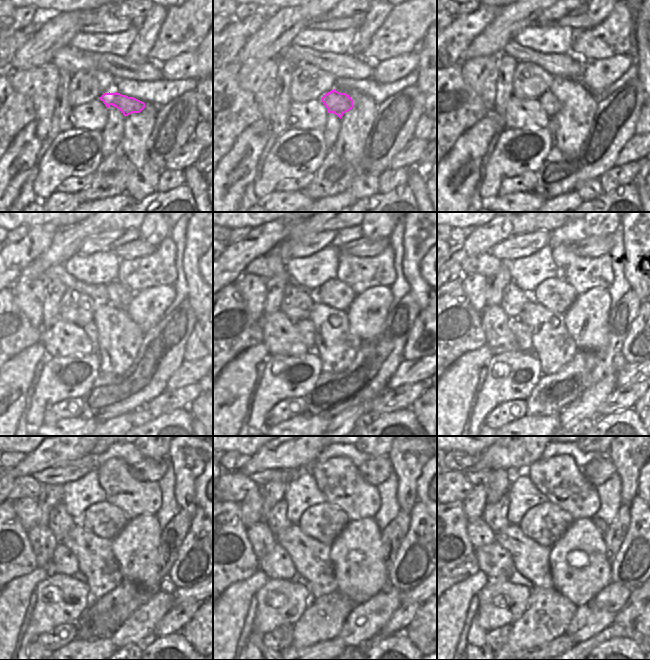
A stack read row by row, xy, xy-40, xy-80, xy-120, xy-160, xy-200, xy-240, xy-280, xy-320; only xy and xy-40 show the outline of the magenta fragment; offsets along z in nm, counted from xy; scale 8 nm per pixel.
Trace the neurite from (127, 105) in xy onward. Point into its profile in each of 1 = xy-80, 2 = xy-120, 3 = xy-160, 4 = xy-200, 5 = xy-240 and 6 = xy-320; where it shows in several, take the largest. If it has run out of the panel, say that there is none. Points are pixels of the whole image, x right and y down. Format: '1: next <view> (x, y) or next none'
1: next xy-80 (550, 103)
2: next xy-120 (90, 328)
3: next xy-160 (305, 327)
4: next xy-200 (522, 333)
5: next xy-240 (64, 562)
6: next xy-320 (496, 562)

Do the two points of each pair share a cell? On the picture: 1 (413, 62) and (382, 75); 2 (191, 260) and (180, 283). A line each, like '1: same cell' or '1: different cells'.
1: same cell
2: different cells

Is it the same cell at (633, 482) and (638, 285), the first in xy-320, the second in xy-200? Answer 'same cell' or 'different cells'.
same cell

